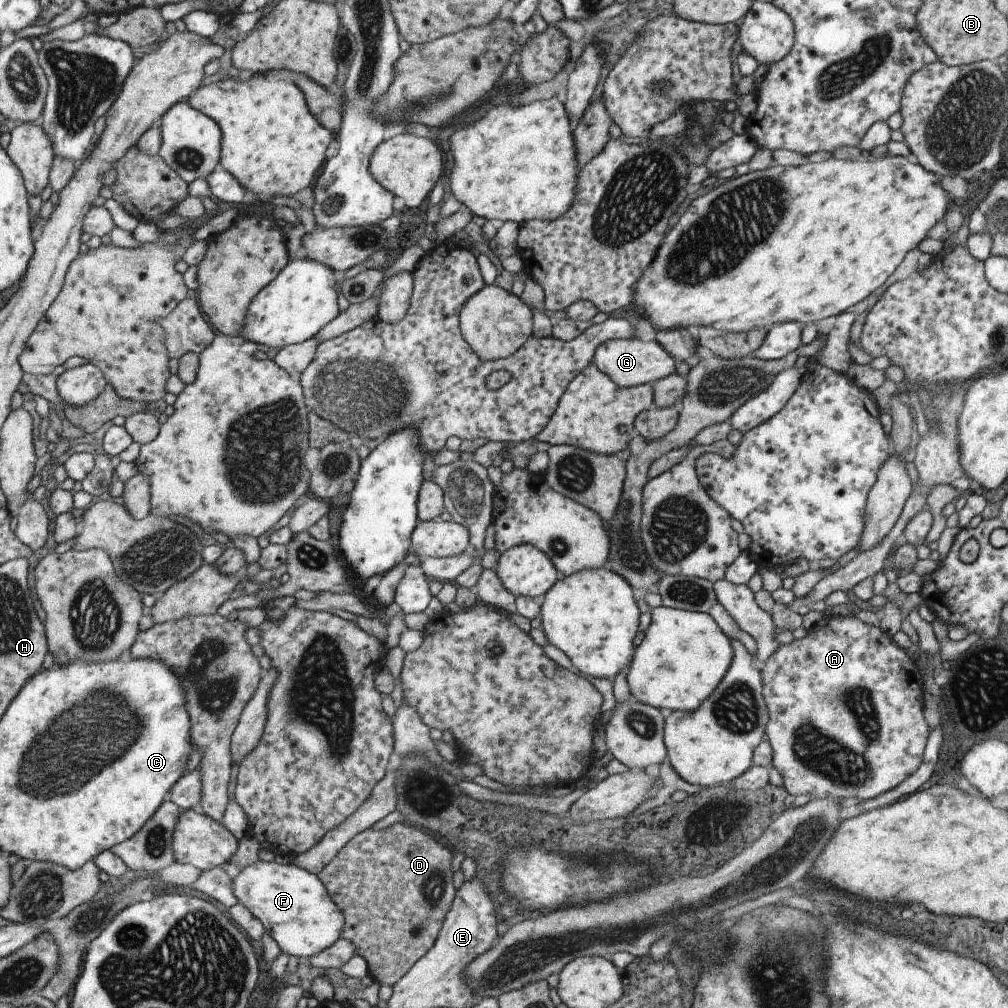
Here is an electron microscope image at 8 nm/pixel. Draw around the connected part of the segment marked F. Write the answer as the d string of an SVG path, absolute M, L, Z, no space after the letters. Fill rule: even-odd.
M257 861L244 866L231 878L231 892L237 903L261 922L283 954L307 958L339 939L343 928L341 910L331 902L317 875L294 864Z

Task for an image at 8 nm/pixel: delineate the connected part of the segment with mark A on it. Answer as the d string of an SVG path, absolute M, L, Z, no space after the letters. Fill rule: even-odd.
M853 615L826 617L825 620L813 626L801 640L793 639L793 642L779 646L773 652L773 656L769 656L765 660L759 674L761 674L761 684L763 684L763 700L765 700L767 714L769 714L769 720L767 720L763 732L767 736L772 750L771 765L781 775L782 786L789 794L799 796L809 792L809 796L813 796L815 799L827 798L829 795L830 797L857 798L861 801L869 800L869 798L875 798L897 786L905 776L912 774L921 763L928 727L922 712L923 690L920 676L915 662L911 661L903 649L891 640L891 635L880 630L879 627L868 626ZM849 754L859 756L859 760L853 760L859 766L849 766L849 764L853 764L849 760Z

